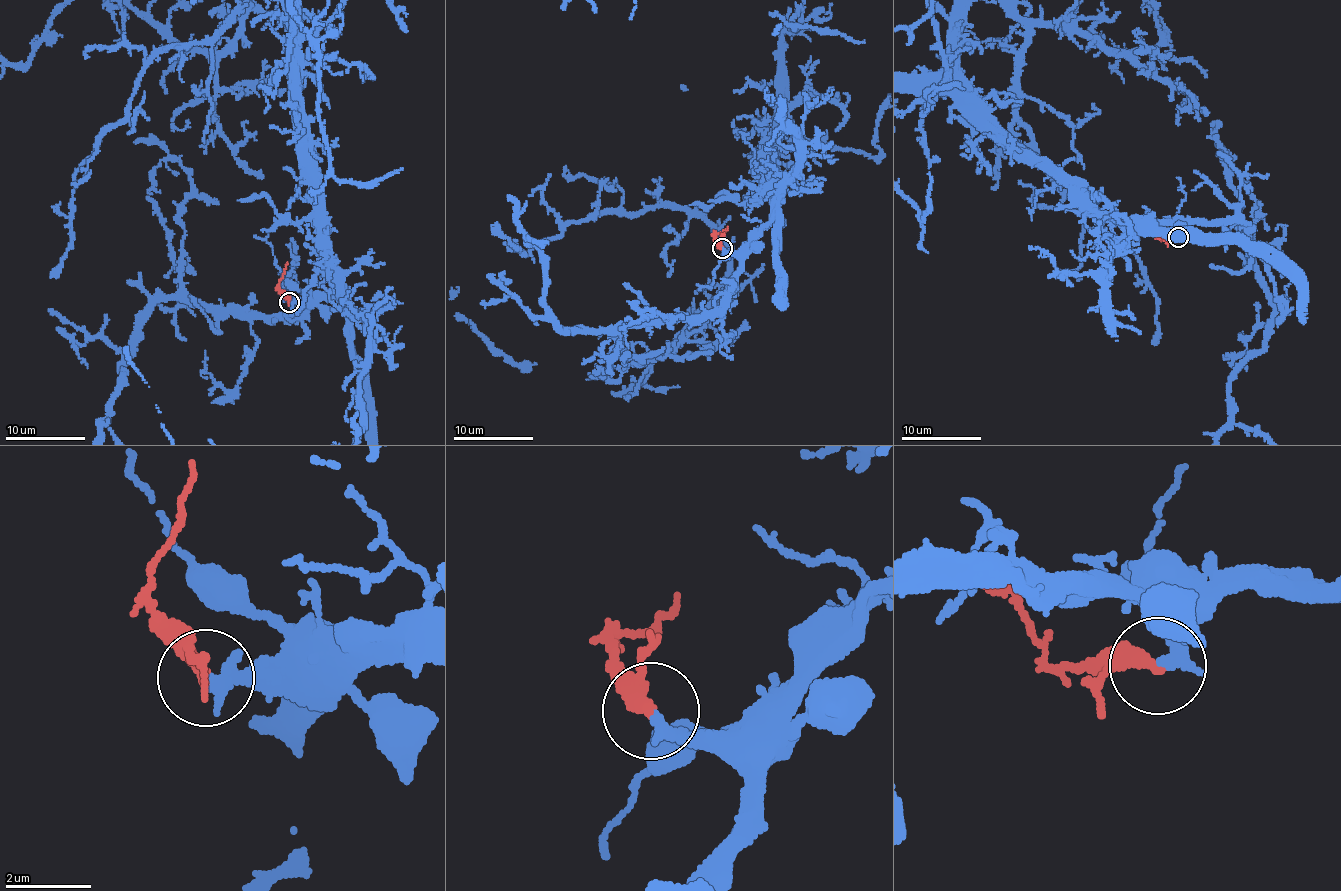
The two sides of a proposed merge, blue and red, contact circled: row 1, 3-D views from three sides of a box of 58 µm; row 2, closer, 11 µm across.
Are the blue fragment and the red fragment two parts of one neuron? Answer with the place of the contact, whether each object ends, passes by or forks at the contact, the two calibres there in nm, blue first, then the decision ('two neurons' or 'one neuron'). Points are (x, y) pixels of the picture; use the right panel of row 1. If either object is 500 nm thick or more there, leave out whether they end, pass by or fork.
at (1178, 237); blue passes by; red ends there; 200 nm thick on the blue side, 320 nm on the other; one neuron

